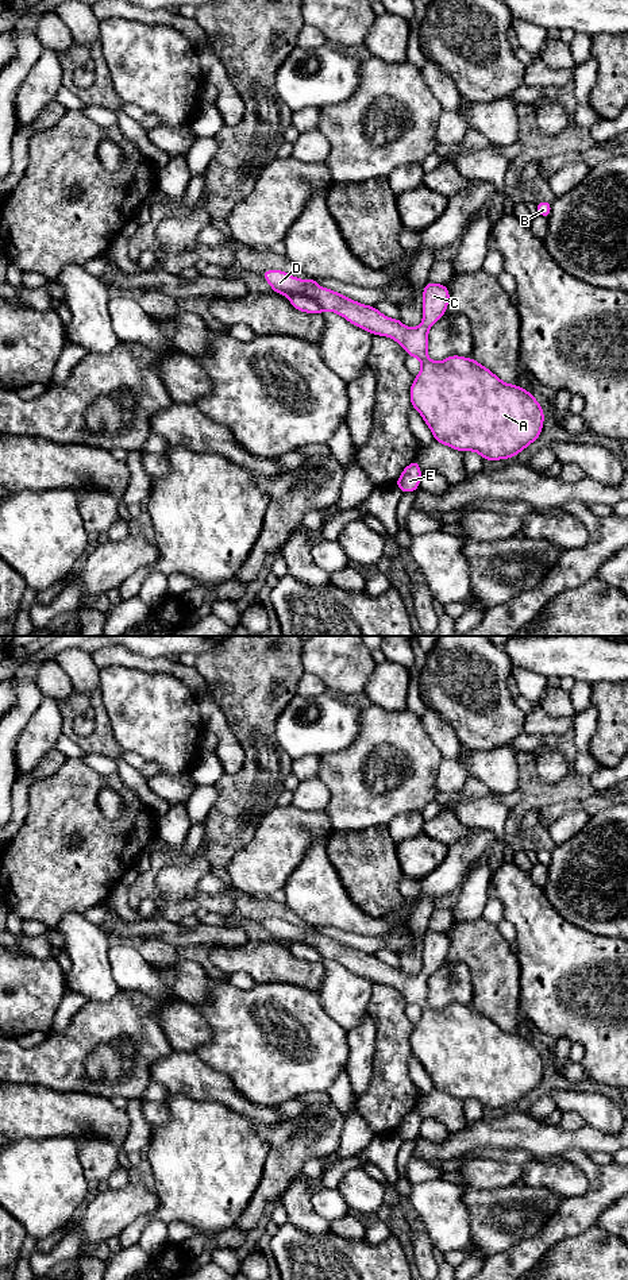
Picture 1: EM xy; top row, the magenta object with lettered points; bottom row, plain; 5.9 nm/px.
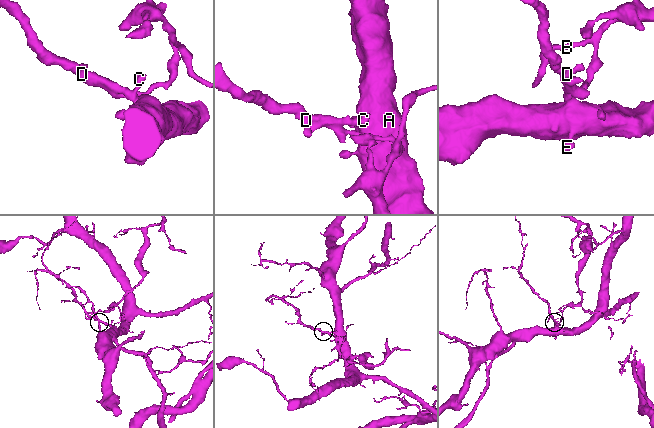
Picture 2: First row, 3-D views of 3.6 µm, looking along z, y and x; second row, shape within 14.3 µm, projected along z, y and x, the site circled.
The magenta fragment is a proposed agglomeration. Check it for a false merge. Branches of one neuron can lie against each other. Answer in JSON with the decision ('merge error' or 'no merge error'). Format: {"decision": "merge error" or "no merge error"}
{"decision": "merge error"}

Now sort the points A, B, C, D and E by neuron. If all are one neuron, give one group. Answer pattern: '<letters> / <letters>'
A C D E / B

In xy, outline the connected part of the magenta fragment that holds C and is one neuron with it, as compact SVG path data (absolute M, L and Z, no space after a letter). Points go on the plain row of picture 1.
M271 917L261 921L269 930L274 941L284 942L286 945L294 941L304 941L313 945L323 959L335 960L343 964L351 972L369 979L370 982L388 984L394 987L408 1003L417 1006L421 1010L421 1018L415 1025L411 1034L411 1052L421 1063L425 1072L429 1075L435 1090L455 1096L461 1100L475 1099L485 1109L500 1109L516 1104L520 1099L533 1091L542 1080L544 1061L536 1046L525 1037L502 1030L489 1017L475 1010L473 1006L463 1006L459 1003L451 1003L440 1010L434 1010L428 1006L428 978L447 960L450 948L450 940L446 933L428 930L423 937L423 971L419 975L405 975L400 967L389 967L382 963L375 955L369 955L357 951L338 940L327 936L321 936L316 932L316 928L307 926L305 929L296 926L282 918Z

